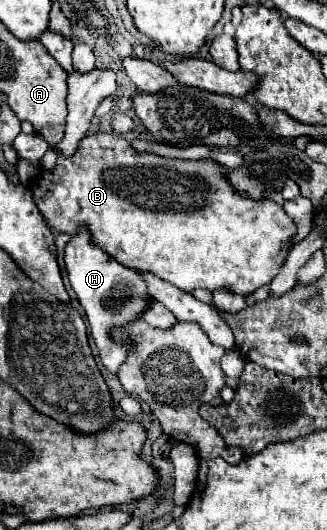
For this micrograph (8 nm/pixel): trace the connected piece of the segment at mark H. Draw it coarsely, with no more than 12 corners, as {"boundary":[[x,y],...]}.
{"boundary":[[68,241],[70,285],[88,315],[100,361],[116,373],[136,349],[114,339],[150,309],[140,271]]}

